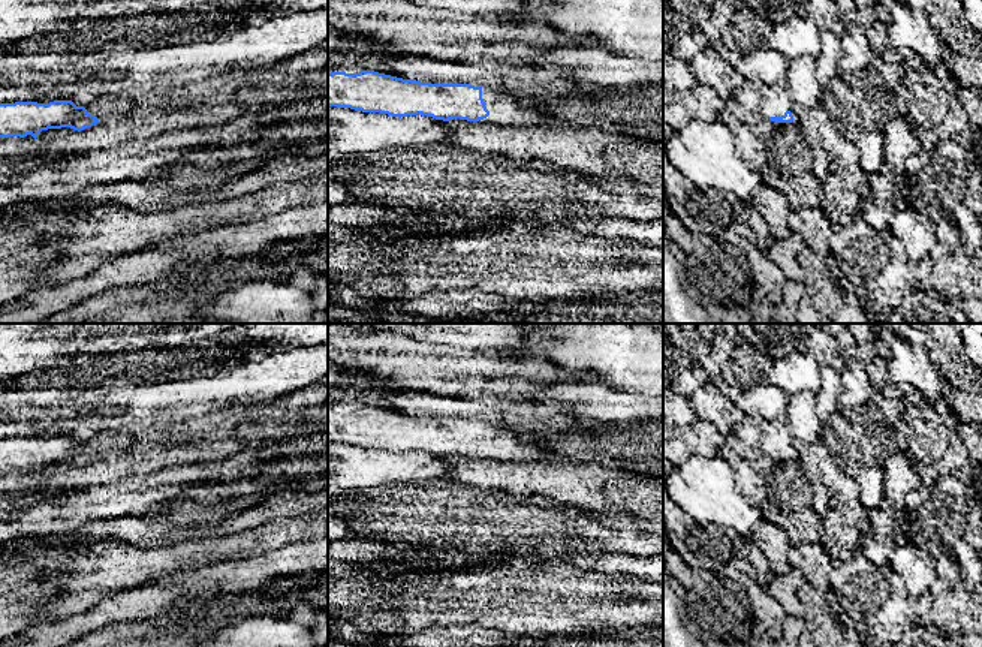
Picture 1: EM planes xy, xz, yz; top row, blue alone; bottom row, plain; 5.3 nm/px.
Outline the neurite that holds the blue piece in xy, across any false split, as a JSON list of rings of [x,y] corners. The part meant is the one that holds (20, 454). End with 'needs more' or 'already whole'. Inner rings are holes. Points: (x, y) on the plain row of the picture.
[[[88,416],[73,422],[73,436],[0,439],[0,473],[31,470],[36,475],[42,466],[61,463],[81,467],[99,458],[99,454],[85,445],[94,434],[112,431],[130,437],[136,430],[148,430],[157,421],[132,422],[121,416]]]; needs more

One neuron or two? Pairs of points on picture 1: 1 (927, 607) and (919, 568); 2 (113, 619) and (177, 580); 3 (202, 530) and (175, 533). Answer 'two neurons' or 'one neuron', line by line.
1: two neurons
2: two neurons
3: one neuron

